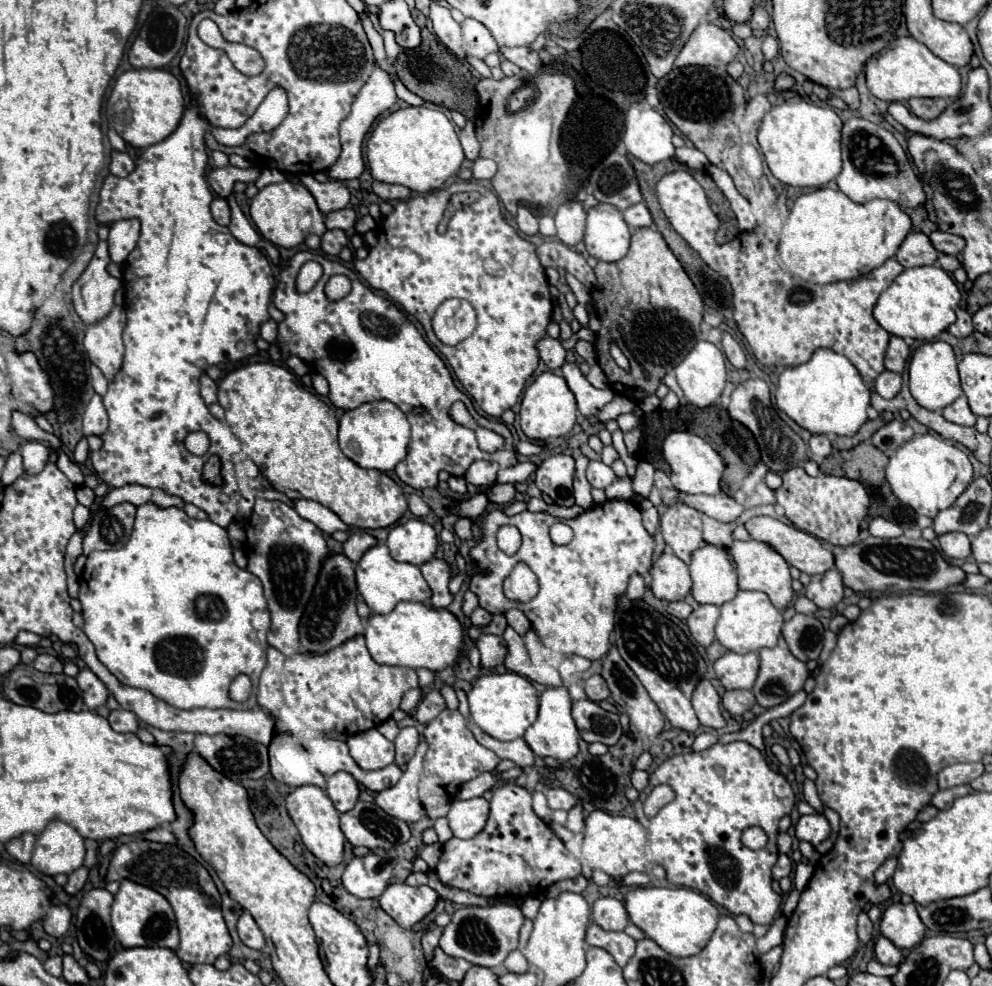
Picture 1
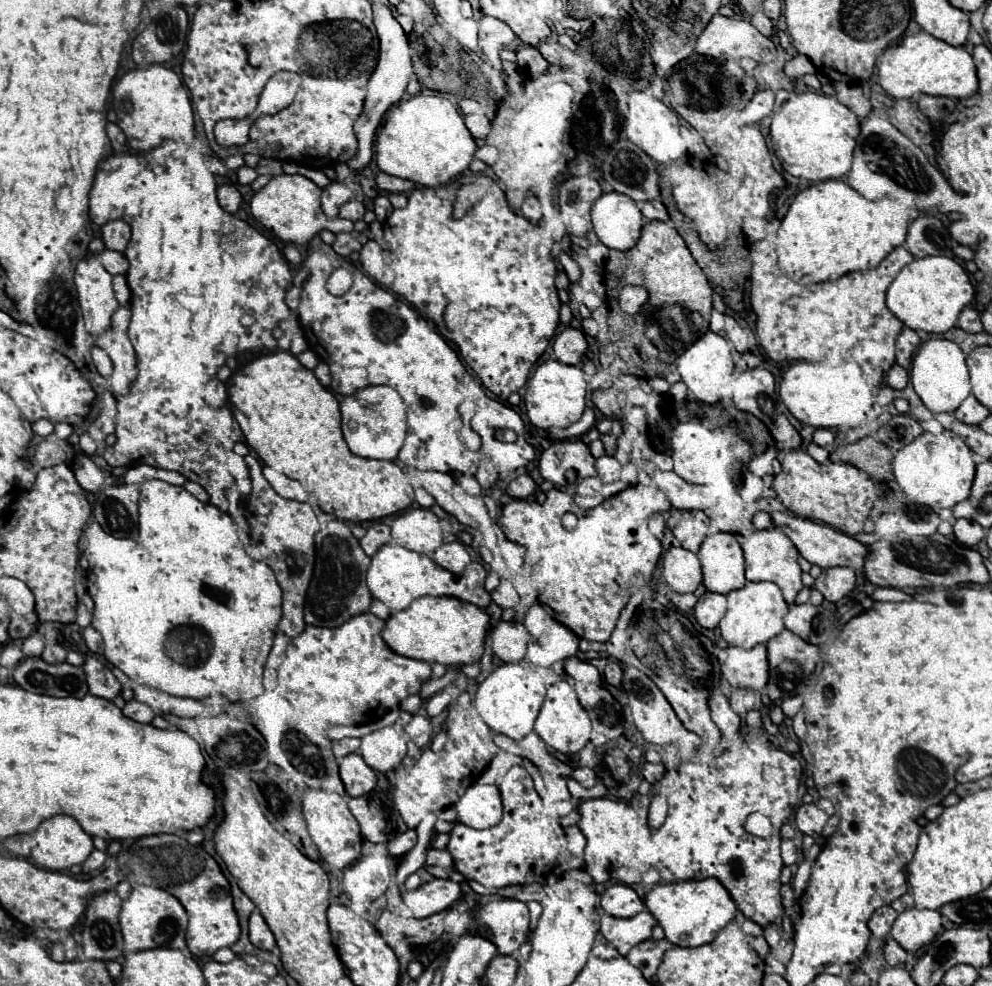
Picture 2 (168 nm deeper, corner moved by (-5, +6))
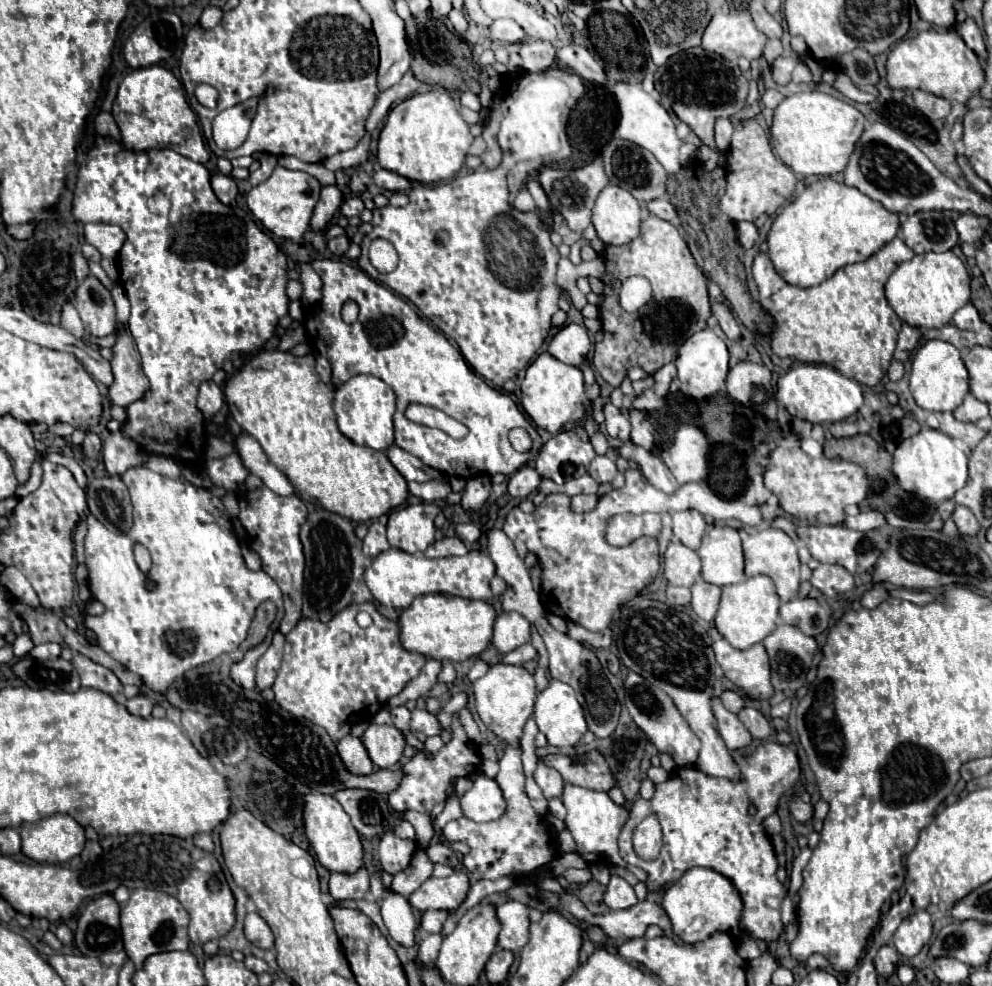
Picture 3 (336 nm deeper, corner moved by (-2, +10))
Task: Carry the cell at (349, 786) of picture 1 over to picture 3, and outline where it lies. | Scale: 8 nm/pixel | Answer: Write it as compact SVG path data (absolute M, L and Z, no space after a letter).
M346 736L338 742L338 752L342 762L352 774L370 774L372 772L372 762L370 756L366 754L366 746L362 744L360 738L356 736Z

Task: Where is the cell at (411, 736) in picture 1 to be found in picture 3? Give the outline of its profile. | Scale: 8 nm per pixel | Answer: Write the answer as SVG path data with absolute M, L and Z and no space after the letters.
M412 710L412 734L424 742L428 736L438 736L442 732L442 726L436 718L436 714L430 714L428 710Z

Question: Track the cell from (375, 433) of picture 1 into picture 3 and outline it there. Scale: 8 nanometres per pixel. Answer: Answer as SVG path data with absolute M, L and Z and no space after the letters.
M358 374L336 388L334 412L340 432L360 446L370 446L374 450L386 450L394 442L392 416L396 410L396 396L392 388L376 376Z

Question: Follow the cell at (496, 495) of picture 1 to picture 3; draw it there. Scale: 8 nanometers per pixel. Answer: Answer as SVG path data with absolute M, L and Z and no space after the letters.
M522 466L518 472L514 472L510 476L507 483L507 492L514 498L528 498L530 494L534 494L540 486L540 474L532 468L532 466Z

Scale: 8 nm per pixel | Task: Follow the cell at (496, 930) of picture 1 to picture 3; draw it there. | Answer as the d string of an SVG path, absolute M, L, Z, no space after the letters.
M510 900L506 904L500 904L498 910L498 920L502 922L502 930L498 936L498 946L518 952L530 938L528 926L530 926L530 910L522 902Z

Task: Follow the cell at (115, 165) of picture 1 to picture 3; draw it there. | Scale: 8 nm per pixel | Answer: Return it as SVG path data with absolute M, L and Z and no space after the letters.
M100 111L98 116L94 118L94 130L100 134L100 136L112 136L114 140L120 142L120 130L114 122L114 118L110 112Z

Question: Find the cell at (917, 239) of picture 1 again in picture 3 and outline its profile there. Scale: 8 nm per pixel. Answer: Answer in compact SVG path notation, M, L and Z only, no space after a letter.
M938 210L908 216L902 224L902 238L916 254L946 252L958 244L958 232L952 218Z

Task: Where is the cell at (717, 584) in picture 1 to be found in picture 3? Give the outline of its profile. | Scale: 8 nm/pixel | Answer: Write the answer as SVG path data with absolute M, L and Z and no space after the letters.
M710 526L698 548L698 556L702 560L702 578L710 584L728 586L746 580L738 530L730 526Z

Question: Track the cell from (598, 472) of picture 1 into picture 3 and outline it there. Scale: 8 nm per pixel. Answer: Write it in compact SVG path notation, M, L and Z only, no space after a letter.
M596 456L590 464L590 470L588 474L598 482L598 484L604 484L604 482L612 482L614 476L618 474L616 470L616 464L608 458L608 456Z

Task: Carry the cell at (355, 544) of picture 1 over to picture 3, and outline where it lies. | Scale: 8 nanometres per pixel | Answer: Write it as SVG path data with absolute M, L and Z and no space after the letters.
M374 522L370 528L368 528L368 534L364 538L364 554L374 558L378 556L380 552L384 550L390 550L392 546L388 544L386 540L386 526L380 524L380 522Z

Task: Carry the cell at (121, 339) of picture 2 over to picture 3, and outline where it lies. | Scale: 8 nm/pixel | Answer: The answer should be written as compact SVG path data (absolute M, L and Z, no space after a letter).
M124 328L118 330L118 342L112 350L114 350L112 358L114 384L110 386L110 398L114 404L128 408L132 402L138 402L146 396L150 384L148 378L140 374L140 354L128 330Z

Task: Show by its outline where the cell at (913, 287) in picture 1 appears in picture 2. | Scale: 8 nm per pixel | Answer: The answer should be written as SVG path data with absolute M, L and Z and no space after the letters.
M925 256L915 258L899 270L887 288L887 308L901 324L913 330L943 334L957 324L959 312L970 305L975 296L972 278L963 265L947 256Z

